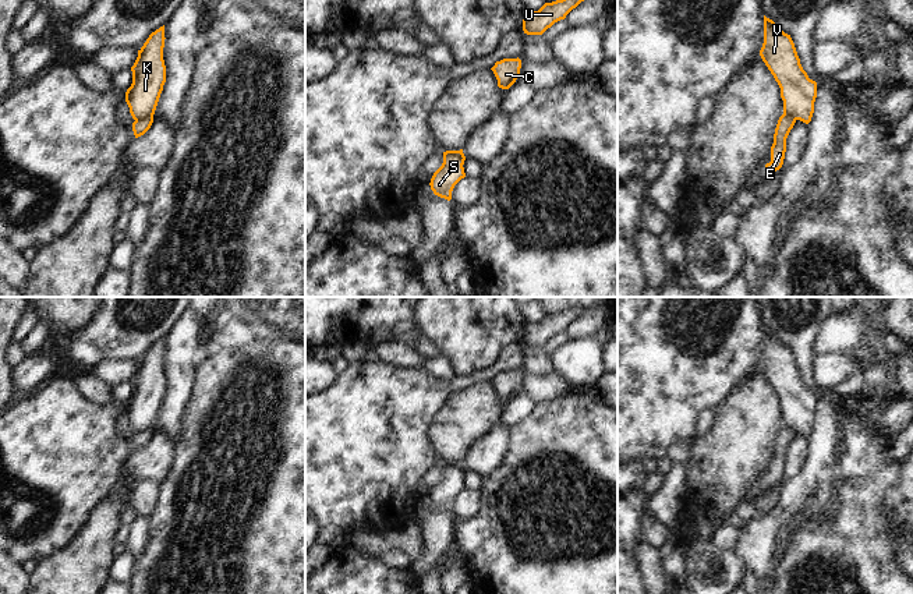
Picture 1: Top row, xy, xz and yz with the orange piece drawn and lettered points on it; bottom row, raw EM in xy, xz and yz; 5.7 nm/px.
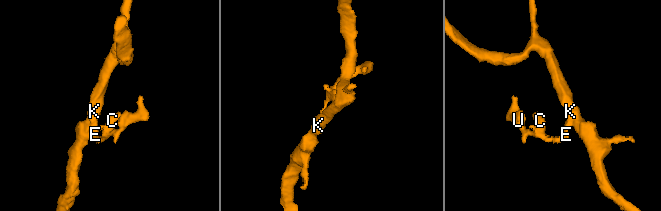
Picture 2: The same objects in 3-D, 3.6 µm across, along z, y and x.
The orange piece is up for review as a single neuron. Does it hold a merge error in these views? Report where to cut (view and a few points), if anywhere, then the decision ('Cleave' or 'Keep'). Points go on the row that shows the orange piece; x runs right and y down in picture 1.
Split along xy (152, 115), (135, 120). Cleave

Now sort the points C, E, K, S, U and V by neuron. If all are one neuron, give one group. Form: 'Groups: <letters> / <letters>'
Groups: C E U / K S V

